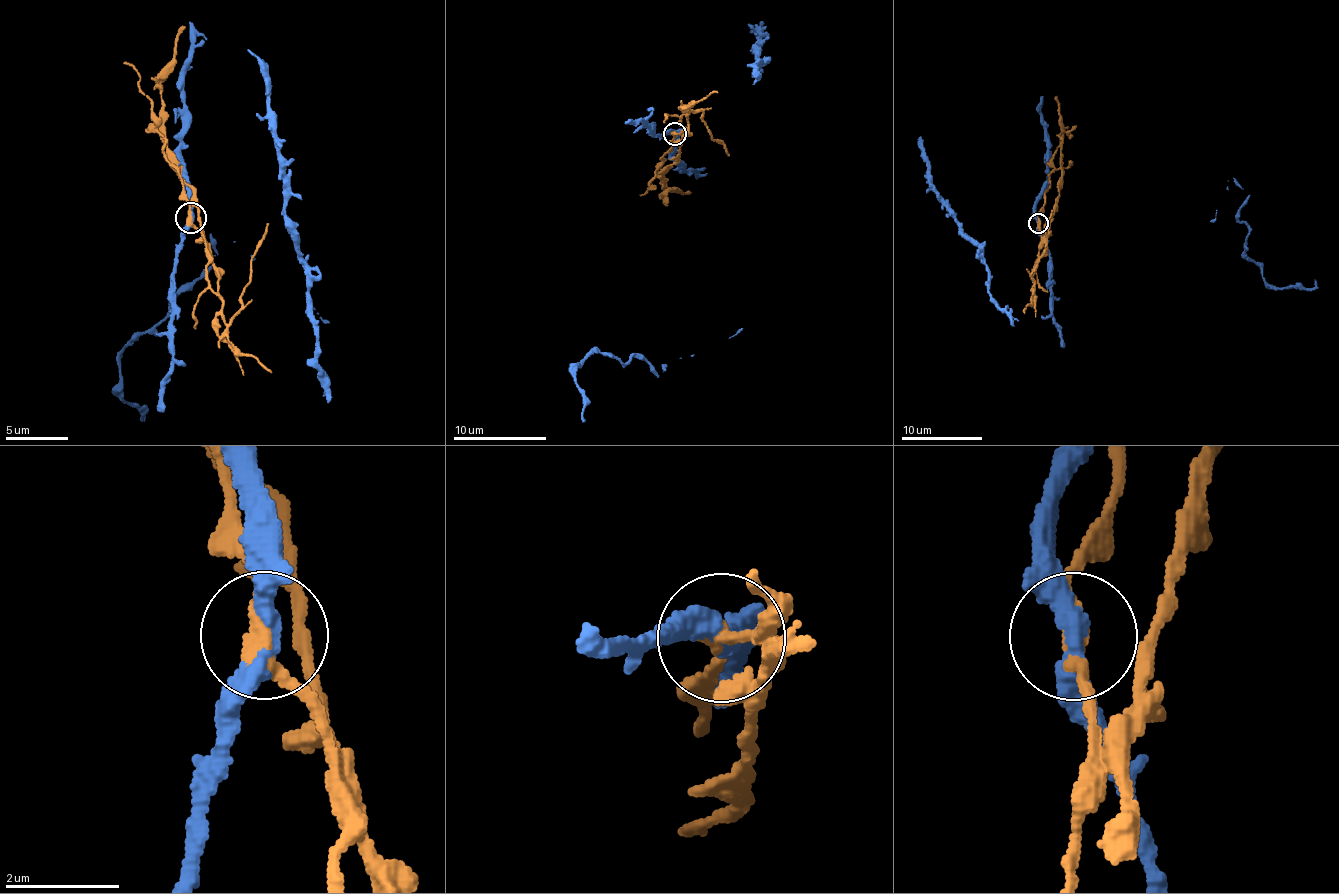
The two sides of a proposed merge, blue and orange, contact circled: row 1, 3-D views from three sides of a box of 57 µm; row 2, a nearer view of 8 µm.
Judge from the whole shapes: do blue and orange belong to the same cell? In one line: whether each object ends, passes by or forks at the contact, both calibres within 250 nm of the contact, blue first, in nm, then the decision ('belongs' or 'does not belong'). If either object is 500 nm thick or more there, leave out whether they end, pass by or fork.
blue passes by | orange passes by | 360/280 nm | does not belong

